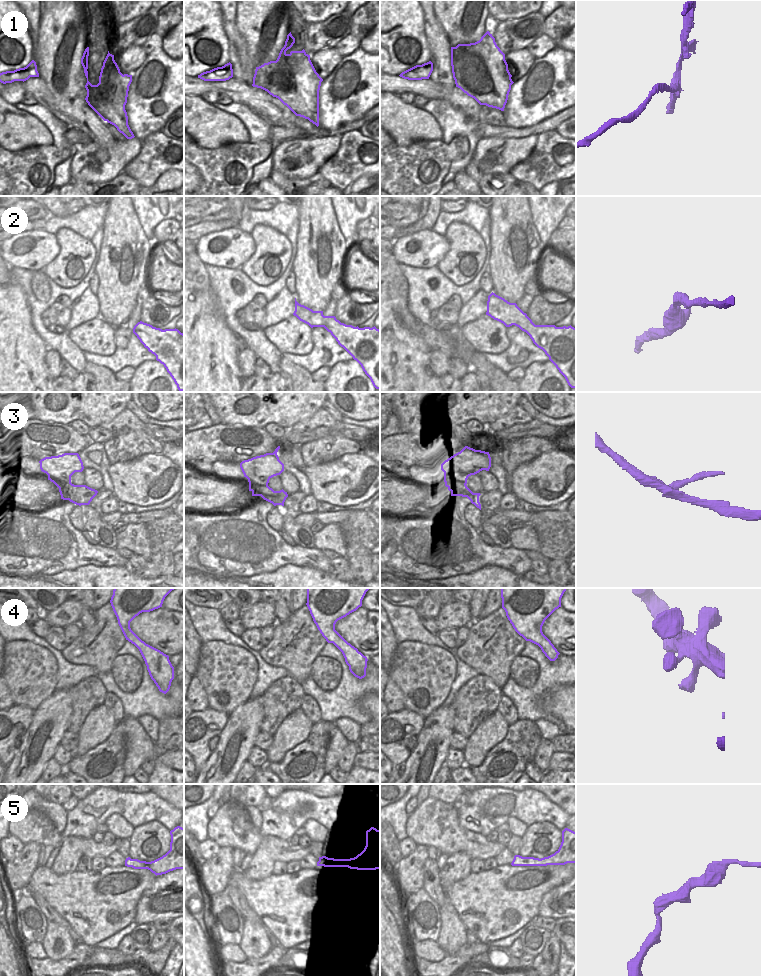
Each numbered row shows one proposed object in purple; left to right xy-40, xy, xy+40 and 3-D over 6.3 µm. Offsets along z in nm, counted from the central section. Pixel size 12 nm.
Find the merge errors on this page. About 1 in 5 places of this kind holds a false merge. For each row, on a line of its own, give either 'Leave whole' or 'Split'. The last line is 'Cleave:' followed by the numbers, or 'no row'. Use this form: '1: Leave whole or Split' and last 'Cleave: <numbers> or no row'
1: Split
2: Leave whole
3: Split
4: Leave whole
5: Leave whole
Cleave: 1, 3

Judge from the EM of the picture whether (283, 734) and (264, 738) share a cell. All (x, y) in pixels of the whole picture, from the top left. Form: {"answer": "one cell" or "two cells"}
{"answer": "two cells"}

